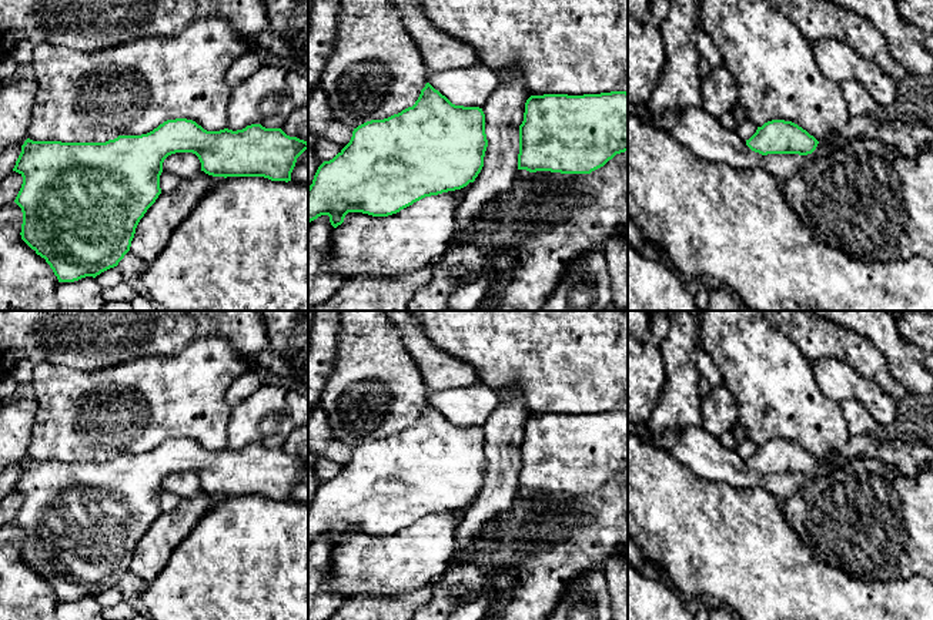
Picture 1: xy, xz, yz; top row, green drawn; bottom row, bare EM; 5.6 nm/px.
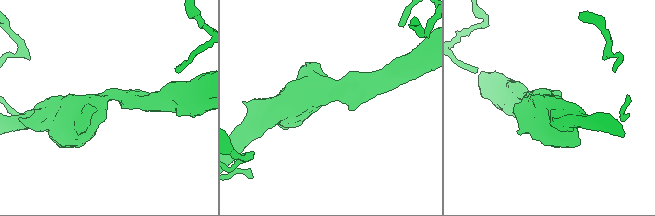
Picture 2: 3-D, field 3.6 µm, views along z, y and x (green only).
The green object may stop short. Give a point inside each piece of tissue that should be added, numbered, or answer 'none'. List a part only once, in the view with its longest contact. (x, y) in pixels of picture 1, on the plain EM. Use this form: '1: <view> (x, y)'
none

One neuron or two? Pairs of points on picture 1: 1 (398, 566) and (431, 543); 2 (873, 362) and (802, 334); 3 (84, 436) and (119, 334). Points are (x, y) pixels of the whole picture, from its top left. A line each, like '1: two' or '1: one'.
1: one
2: one
3: two

